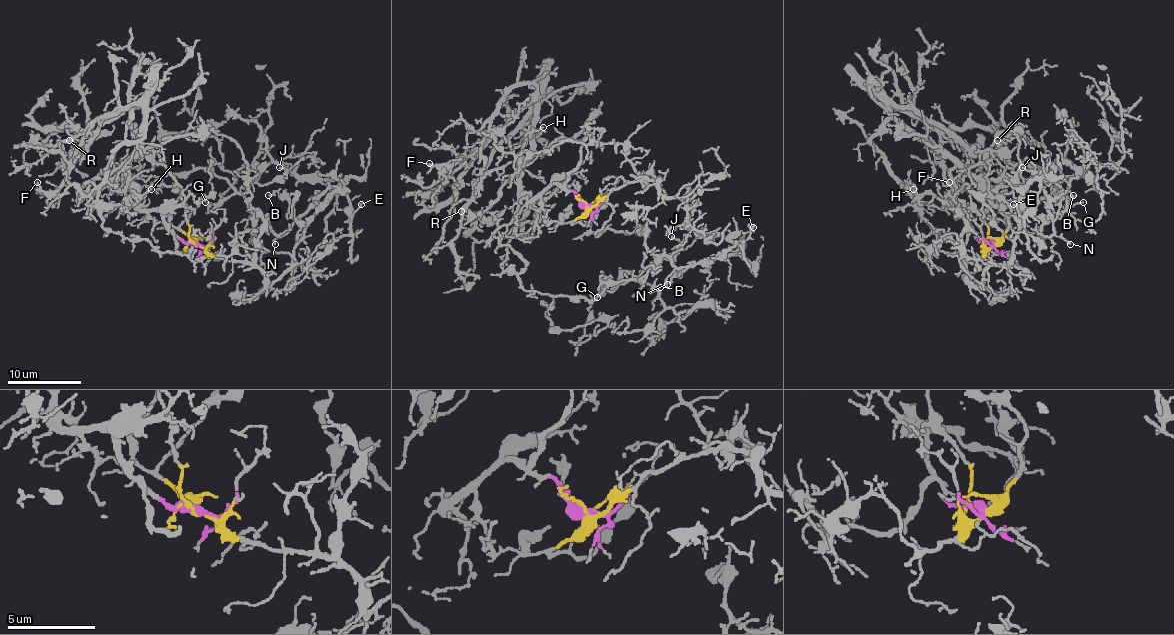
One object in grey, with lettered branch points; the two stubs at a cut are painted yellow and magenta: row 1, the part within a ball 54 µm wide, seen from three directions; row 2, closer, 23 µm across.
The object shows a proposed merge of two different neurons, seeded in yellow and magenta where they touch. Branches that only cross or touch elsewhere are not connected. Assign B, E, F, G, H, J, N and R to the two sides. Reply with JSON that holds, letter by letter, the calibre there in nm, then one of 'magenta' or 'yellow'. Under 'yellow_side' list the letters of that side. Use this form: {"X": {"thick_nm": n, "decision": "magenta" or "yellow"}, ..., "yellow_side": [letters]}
{"B": {"thick_nm": 130, "decision": "yellow"}, "E": {"thick_nm": 130, "decision": "yellow"}, "F": {"thick_nm": 120, "decision": "magenta"}, "G": {"thick_nm": 100, "decision": "yellow"}, "H": {"thick_nm": 120, "decision": "magenta"}, "J": {"thick_nm": 110, "decision": "yellow"}, "N": {"thick_nm": 120, "decision": "yellow"}, "R": {"thick_nm": 70, "decision": "magenta"}, "yellow_side": ["B", "E", "G", "J", "N"]}

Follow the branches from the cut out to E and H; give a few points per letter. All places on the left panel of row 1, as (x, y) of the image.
E: (196, 244), (222, 259), (255, 264), (268, 285), (294, 264), (305, 226), (344, 180), (351, 216), (360, 204)
H: (196, 244), (181, 239), (161, 213), (142, 211), (137, 205), (126, 167), (129, 172), (126, 196), (152, 189)

